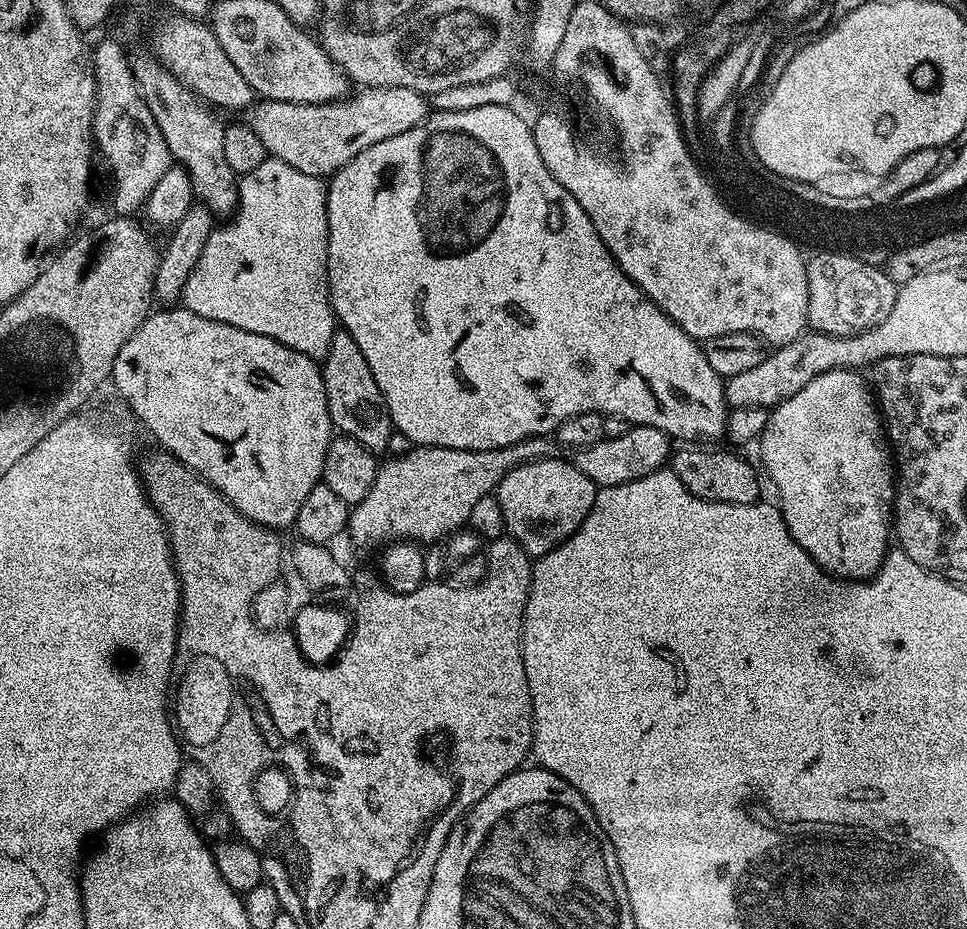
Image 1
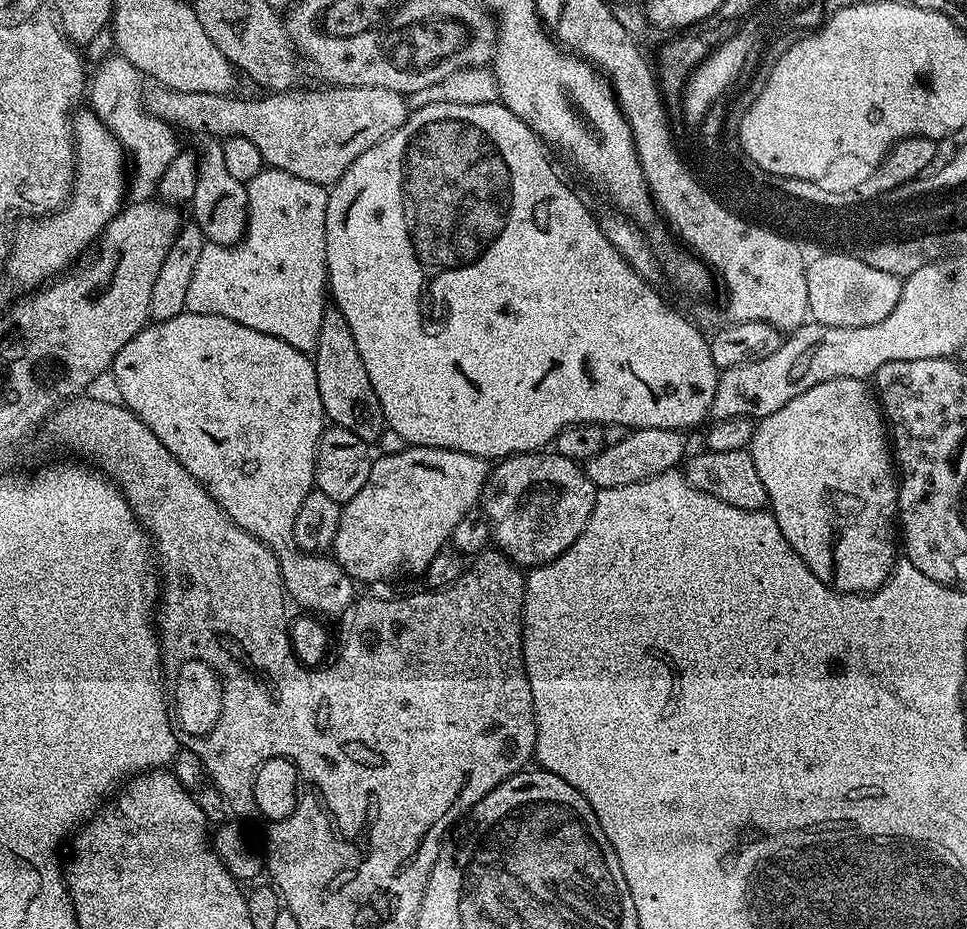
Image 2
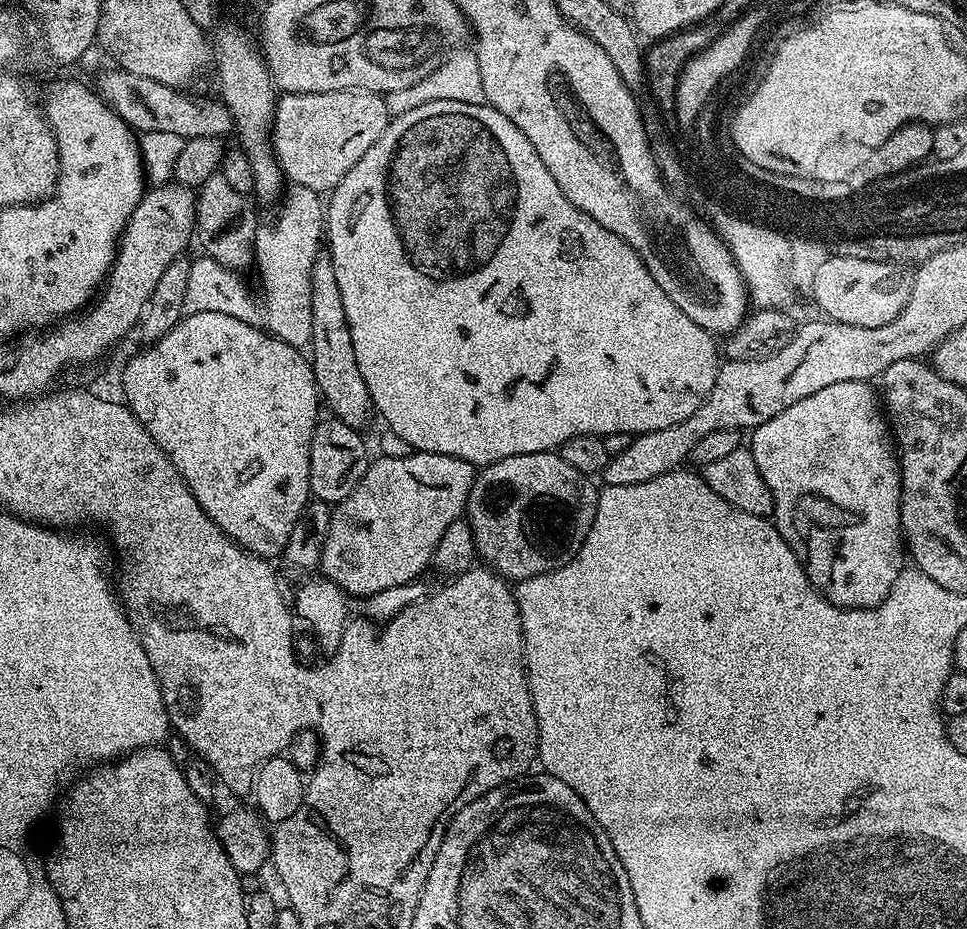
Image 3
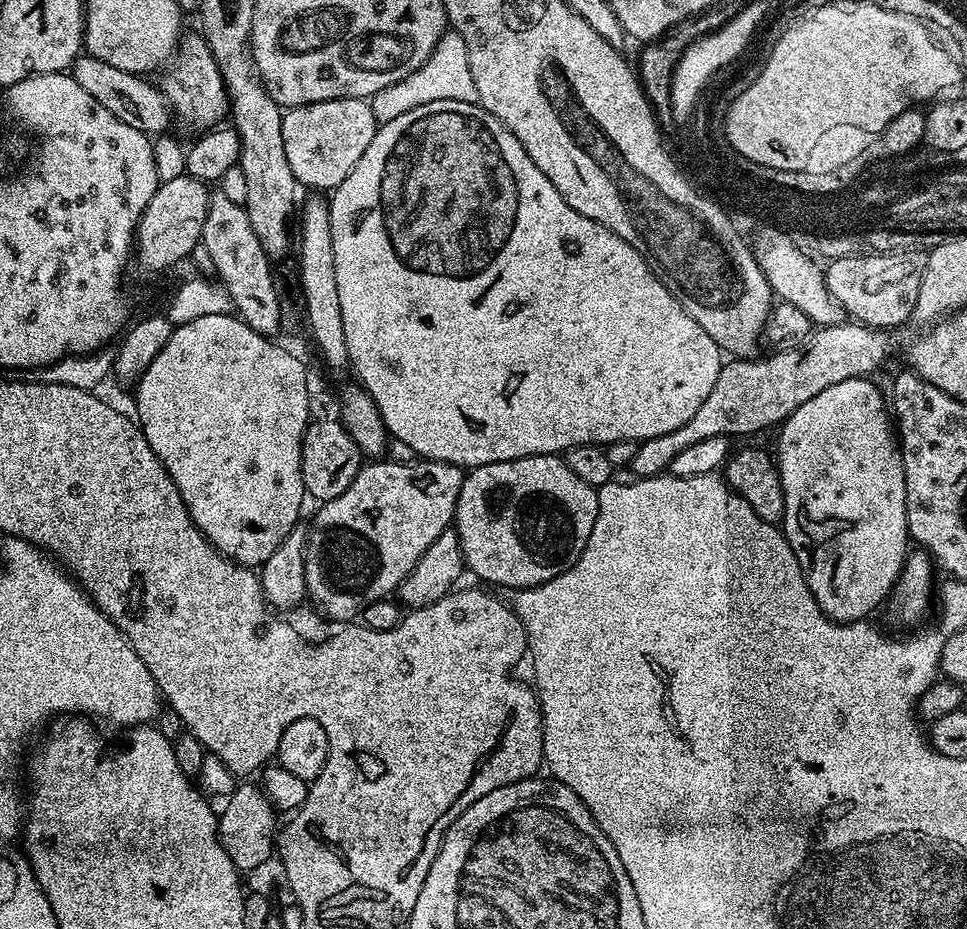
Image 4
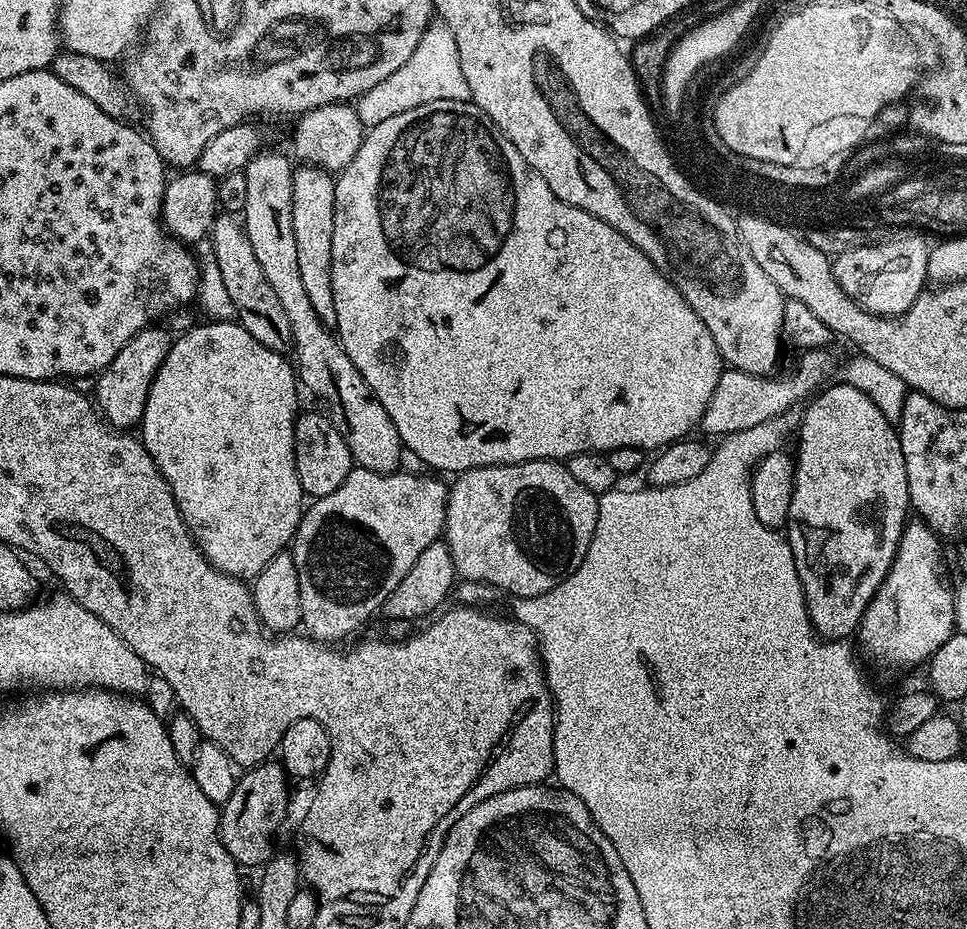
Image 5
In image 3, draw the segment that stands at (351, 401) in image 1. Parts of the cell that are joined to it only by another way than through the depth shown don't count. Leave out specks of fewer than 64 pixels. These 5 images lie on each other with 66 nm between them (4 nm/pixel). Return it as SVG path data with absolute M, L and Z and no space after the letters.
M321 254L316 257L314 270L310 274L310 359L316 388L320 399L333 417L346 426L364 430L368 419L374 416L370 390L358 371L358 361L354 358L354 342L350 339L350 326L346 322L346 310L342 306L342 293L338 291L338 278L334 274L331 256Z

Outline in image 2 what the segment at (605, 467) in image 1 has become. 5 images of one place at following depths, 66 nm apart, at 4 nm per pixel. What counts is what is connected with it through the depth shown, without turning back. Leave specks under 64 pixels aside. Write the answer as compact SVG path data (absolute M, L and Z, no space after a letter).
M638 428L629 431L623 442L617 442L614 446L605 444L602 451L587 460L583 465L584 472L597 490L646 482L658 474L673 471L679 465L676 463L685 459L684 436L683 431L675 428Z

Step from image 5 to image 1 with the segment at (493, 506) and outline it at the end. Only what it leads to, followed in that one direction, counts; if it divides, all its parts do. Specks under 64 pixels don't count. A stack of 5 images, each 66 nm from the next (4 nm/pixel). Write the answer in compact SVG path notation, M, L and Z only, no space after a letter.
M549 458L547 460L531 460L529 464L518 466L510 470L500 479L495 490L498 506L502 506L502 518L507 535L517 540L527 550L529 556L539 558L554 550L564 540L568 540L582 526L586 514L590 514L590 506L594 506L598 486L582 470L578 470L575 463Z

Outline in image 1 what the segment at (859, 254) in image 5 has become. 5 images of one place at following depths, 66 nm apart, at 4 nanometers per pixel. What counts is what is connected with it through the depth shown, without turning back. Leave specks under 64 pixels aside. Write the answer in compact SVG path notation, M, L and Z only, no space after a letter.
M824 251L808 264L808 328L813 332L823 332L825 336L857 336L883 322L894 306L897 291L898 285L888 277L883 267L867 264L854 255Z

